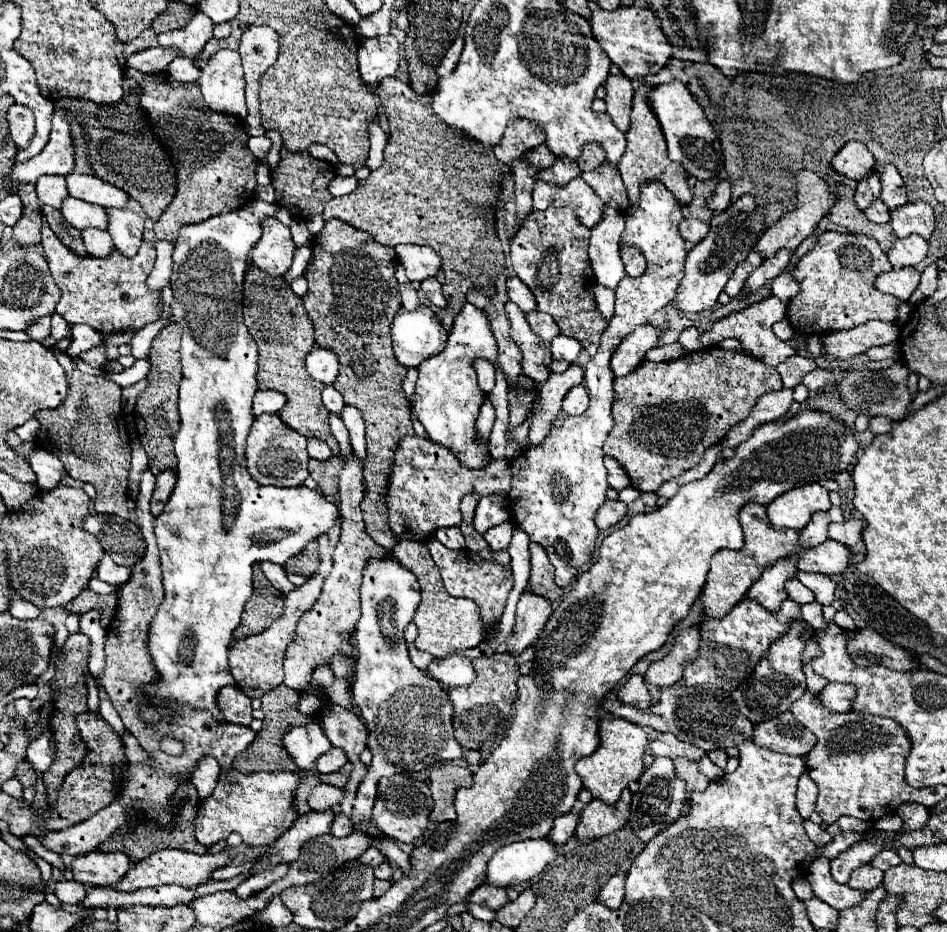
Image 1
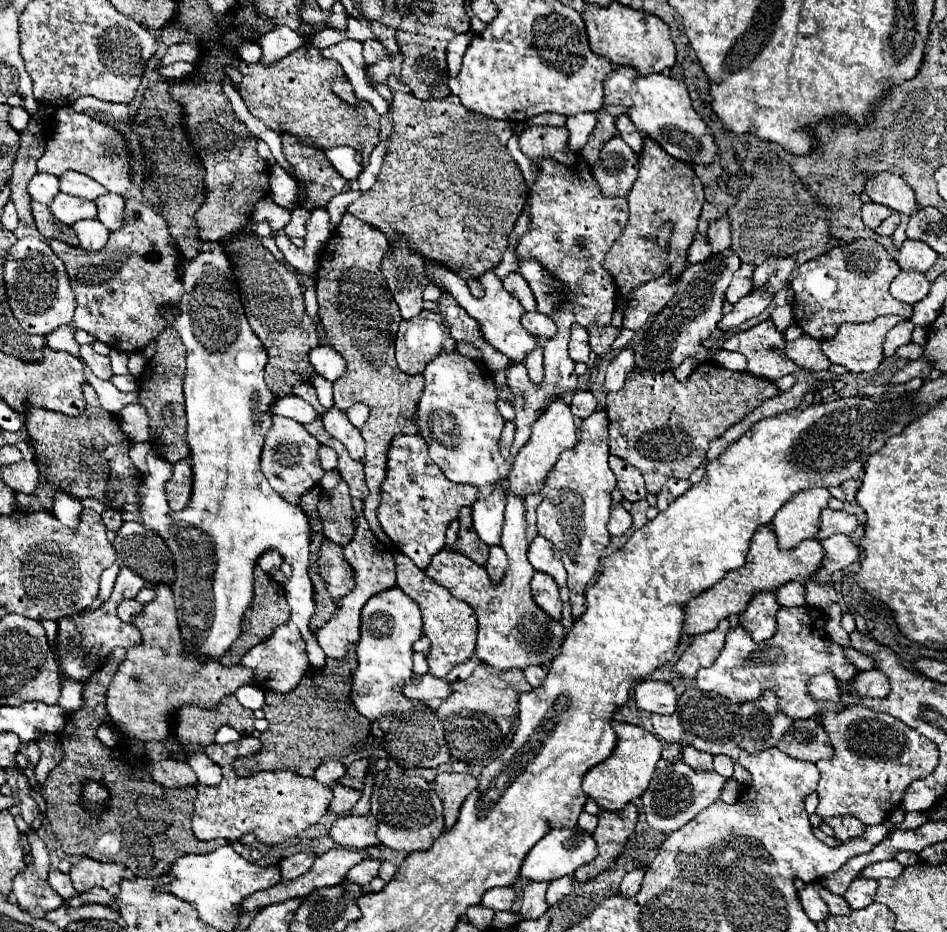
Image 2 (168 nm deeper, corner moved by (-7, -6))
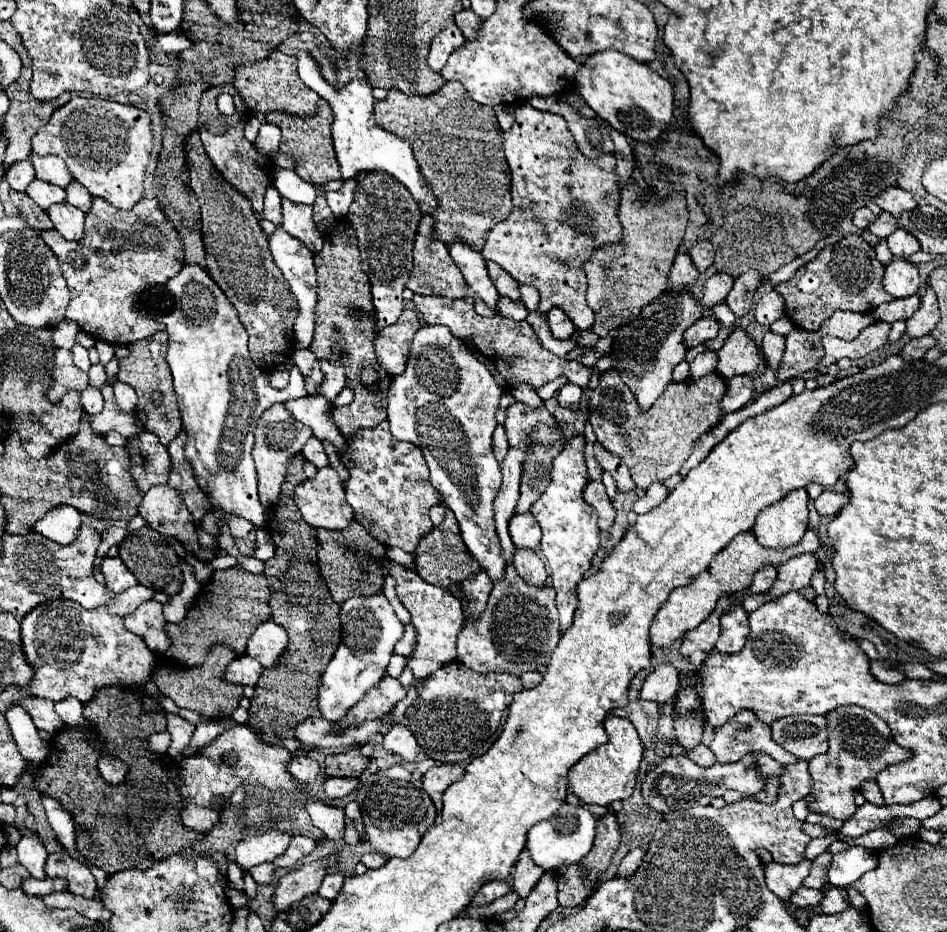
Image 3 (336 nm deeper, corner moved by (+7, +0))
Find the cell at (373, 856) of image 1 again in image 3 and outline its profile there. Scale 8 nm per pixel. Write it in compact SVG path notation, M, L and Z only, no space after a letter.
M344 872L326 874L326 878L324 878L324 882L322 882L322 886L320 886L318 894L320 894L320 896L324 896L324 898L328 898L328 900L334 900L334 898L338 896L338 892L340 892L342 884L344 884L344 878L346 878L346 874L344 874Z

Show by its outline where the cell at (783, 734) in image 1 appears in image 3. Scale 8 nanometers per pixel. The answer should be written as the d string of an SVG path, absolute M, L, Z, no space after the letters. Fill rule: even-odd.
M808 716L806 722L782 722L778 720L772 726L772 738L790 754L798 758L814 758L818 754L824 754L828 750L828 734L826 734L826 722L824 716ZM804 724L804 726L802 726Z

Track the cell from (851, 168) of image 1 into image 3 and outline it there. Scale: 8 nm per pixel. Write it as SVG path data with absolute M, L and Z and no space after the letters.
M890 186L888 190L880 192L880 194L874 198L874 202L876 202L882 210L890 212L892 216L898 216L898 214L902 214L902 212L906 212L906 210L912 210L912 208L916 206L914 196L912 196L910 192L906 192L906 190L902 190L902 188L898 188L898 186Z

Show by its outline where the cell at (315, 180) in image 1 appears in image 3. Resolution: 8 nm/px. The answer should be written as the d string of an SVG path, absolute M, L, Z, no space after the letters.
M320 100L318 114L310 116L310 118L294 118L294 116L288 116L288 114L282 114L282 112L270 112L266 116L266 122L274 124L282 130L280 152L294 158L296 174L300 178L304 178L306 182L314 184L314 186L324 186L330 180L340 178L338 164L336 164L336 154L334 154L334 146L332 146L332 138L330 138L332 120L334 120L334 116L332 116L332 110L330 110L326 100Z

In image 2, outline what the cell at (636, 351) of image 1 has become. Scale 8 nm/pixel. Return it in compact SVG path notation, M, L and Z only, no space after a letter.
M630 348L620 350L620 354L610 362L604 380L604 392L616 392L624 386L626 374L634 368L634 354Z

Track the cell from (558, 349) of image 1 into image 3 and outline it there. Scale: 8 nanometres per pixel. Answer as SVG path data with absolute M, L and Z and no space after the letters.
M550 310L548 324L556 340L570 340L572 334L576 332L576 326L570 322L570 318L562 310Z

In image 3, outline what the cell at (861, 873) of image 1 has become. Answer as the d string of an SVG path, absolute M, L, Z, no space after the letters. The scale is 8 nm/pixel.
M832 886L826 894L824 894L824 902L822 902L822 912L824 914L836 914L848 908L848 892L844 888L836 888Z

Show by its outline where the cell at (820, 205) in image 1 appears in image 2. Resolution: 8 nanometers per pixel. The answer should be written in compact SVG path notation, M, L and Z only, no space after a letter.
M796 256L788 258L770 258L754 270L752 290L766 288L766 294L774 296L780 288L786 286L790 272L796 268Z

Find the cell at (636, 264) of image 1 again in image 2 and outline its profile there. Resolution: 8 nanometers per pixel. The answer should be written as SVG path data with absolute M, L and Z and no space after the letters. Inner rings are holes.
M644 140L644 150L638 162L640 172L628 194L630 220L620 238L608 250L608 256L604 258L604 268L616 284L616 296L624 298L624 304L620 306L622 314L628 306L628 296L632 288L638 288L640 284L646 284L648 280L654 280L664 272L668 272L672 278L678 278L684 272L686 252L694 242L694 236L698 234L698 216L704 202L704 188L694 170L688 164L668 156L660 146L654 144L654 140ZM666 222L672 224L672 234L668 238L668 250L660 250L656 236Z

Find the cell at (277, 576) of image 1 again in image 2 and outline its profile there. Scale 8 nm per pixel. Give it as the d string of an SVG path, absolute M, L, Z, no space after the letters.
M272 550L272 552L264 552L264 556L260 556L260 560L256 560L256 562L258 562L258 566L260 566L266 574L274 576L274 574L280 570L282 556L280 556L280 552Z

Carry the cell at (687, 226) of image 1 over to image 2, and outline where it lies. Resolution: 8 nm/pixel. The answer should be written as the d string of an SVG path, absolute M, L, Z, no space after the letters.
M698 238L698 240L692 242L692 246L688 250L688 262L690 264L700 264L700 262L708 260L710 254L712 254L712 250L710 250L708 240L706 238Z

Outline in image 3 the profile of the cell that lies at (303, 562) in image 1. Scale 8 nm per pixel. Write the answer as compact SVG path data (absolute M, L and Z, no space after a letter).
M356 520L338 532L318 530L318 566L334 602L342 604L352 596L370 596L380 592L384 584L384 572L378 562L384 556L386 546L374 540Z

